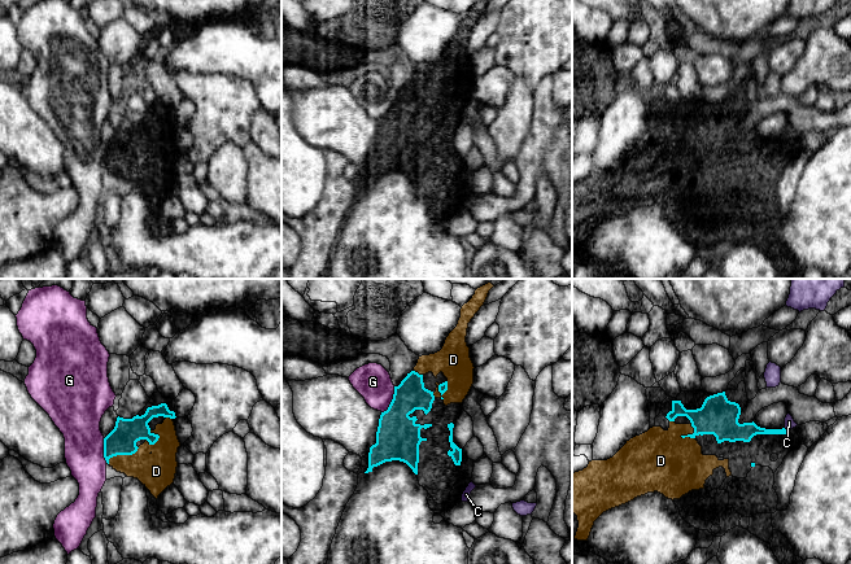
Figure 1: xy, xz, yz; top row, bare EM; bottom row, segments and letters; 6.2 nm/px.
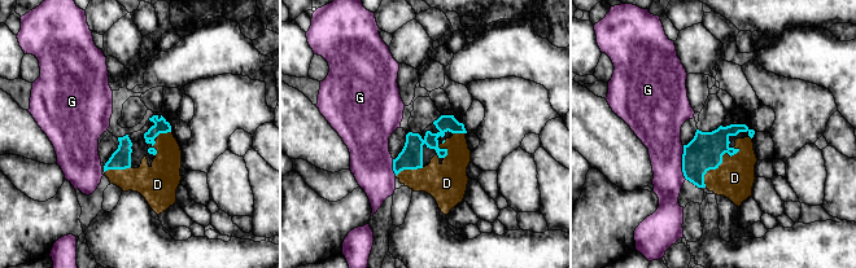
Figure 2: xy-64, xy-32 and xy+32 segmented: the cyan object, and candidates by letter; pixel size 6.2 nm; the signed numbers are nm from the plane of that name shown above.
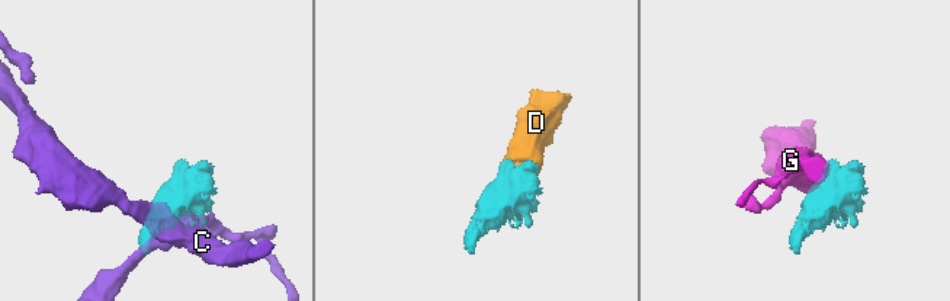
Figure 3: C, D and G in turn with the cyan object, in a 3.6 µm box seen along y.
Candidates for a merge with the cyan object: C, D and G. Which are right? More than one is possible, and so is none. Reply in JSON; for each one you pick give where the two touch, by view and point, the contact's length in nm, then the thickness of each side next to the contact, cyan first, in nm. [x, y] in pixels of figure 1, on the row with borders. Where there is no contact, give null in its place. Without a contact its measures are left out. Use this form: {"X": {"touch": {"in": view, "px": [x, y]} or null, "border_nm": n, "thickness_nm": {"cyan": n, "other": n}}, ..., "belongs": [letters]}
{"D": {"touch": {"in": "xy", "px": [122, 454]}, "border_nm": 220, "thickness_nm": {"cyan": 180, "other": 220}}, "belongs": ["D"]}

